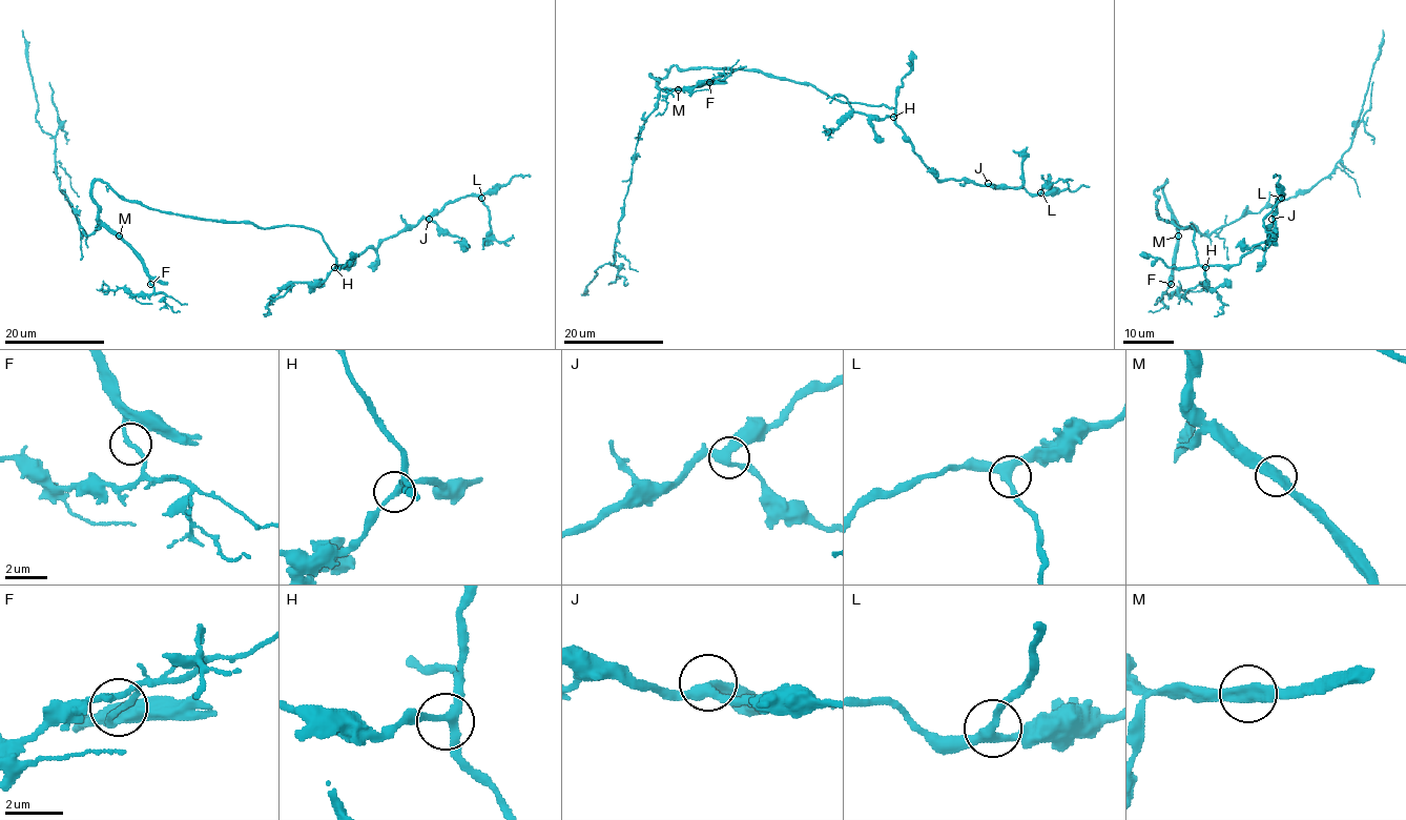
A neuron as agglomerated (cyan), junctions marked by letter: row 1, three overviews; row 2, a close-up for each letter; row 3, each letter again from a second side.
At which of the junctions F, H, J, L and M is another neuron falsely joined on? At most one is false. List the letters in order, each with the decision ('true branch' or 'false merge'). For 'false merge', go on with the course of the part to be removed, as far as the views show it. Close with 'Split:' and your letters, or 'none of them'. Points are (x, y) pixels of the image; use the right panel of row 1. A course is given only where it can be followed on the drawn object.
F: true branch
H: true branch
J: true branch
L: true branch
M: true branch
Split: none of them

